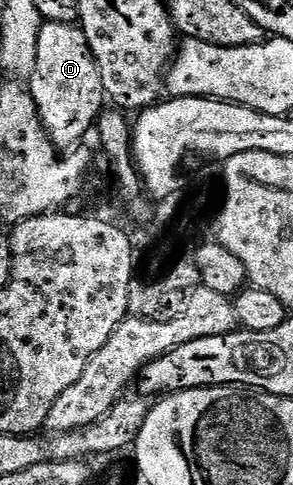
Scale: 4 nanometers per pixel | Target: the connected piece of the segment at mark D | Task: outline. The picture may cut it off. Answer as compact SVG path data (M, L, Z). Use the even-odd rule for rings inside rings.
M43 22L40 29L40 41L36 41L36 69L28 77L28 90L32 101L38 106L38 116L53 141L59 149L74 149L86 134L91 134L97 124L99 115L107 106L104 81L100 81L100 69L96 65L96 57L92 57L92 49L88 45L88 37L84 37L78 23Z

